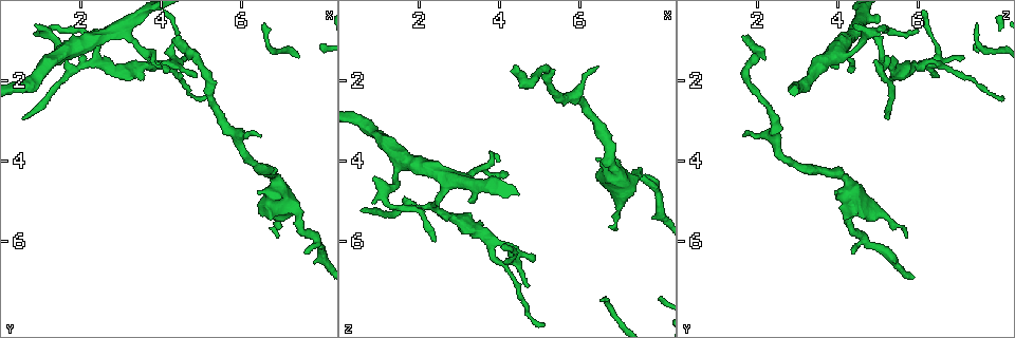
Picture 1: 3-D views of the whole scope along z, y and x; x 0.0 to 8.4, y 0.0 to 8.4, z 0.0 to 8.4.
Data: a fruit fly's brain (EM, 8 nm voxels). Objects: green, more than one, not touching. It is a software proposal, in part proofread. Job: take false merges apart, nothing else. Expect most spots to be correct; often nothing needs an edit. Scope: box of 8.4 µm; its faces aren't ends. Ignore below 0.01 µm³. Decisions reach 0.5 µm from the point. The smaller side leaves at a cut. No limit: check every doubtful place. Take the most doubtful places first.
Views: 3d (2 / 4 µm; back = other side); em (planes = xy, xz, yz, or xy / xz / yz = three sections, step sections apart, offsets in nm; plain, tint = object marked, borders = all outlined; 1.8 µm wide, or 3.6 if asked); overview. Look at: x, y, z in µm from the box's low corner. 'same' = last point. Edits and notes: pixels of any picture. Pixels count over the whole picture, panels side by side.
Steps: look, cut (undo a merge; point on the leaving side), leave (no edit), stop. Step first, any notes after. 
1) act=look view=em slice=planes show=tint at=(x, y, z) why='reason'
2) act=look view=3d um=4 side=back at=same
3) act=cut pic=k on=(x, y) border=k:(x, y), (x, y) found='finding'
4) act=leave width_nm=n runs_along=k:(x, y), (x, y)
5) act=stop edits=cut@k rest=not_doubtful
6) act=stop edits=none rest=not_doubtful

act=look view=em slice=yz step=8 show=tint at=(1.20, 0.70, 5.00) why='sharp bend'

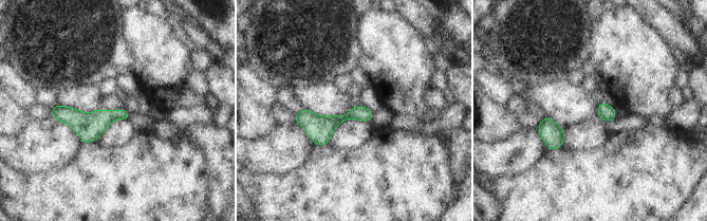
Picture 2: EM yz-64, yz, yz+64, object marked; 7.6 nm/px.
act=leave runs_along=2:(54, 110), (75, 118), (127, 116) found='continuous, no second cell'

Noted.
act=look view=em slice=planes show=tint at=(2.65, 0.80, 4.45) why='four arms meet'

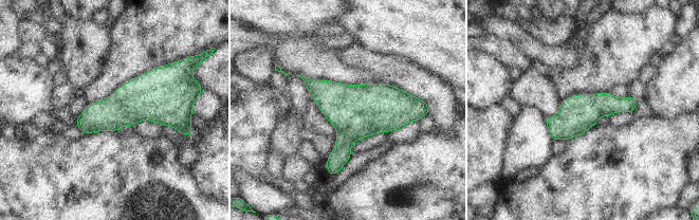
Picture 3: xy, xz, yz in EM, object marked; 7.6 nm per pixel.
act=leave found='one cell here'

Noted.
act=look view=em slice=planes show=tint at=(4.25, 1.60, 6.40) why='abrupt turn'

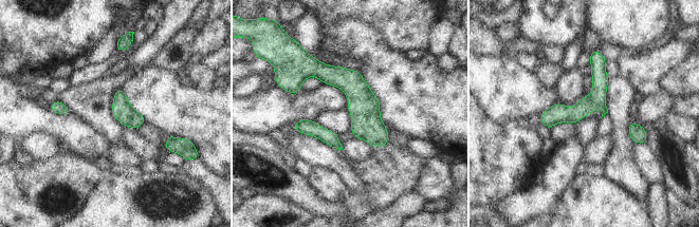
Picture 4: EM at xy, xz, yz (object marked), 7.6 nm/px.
act=leave runs_along=4:(296, 83), (308, 72), (337, 76), (385, 140) found='one cell here'

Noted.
act=stop edits=none rest=not_doubtful

